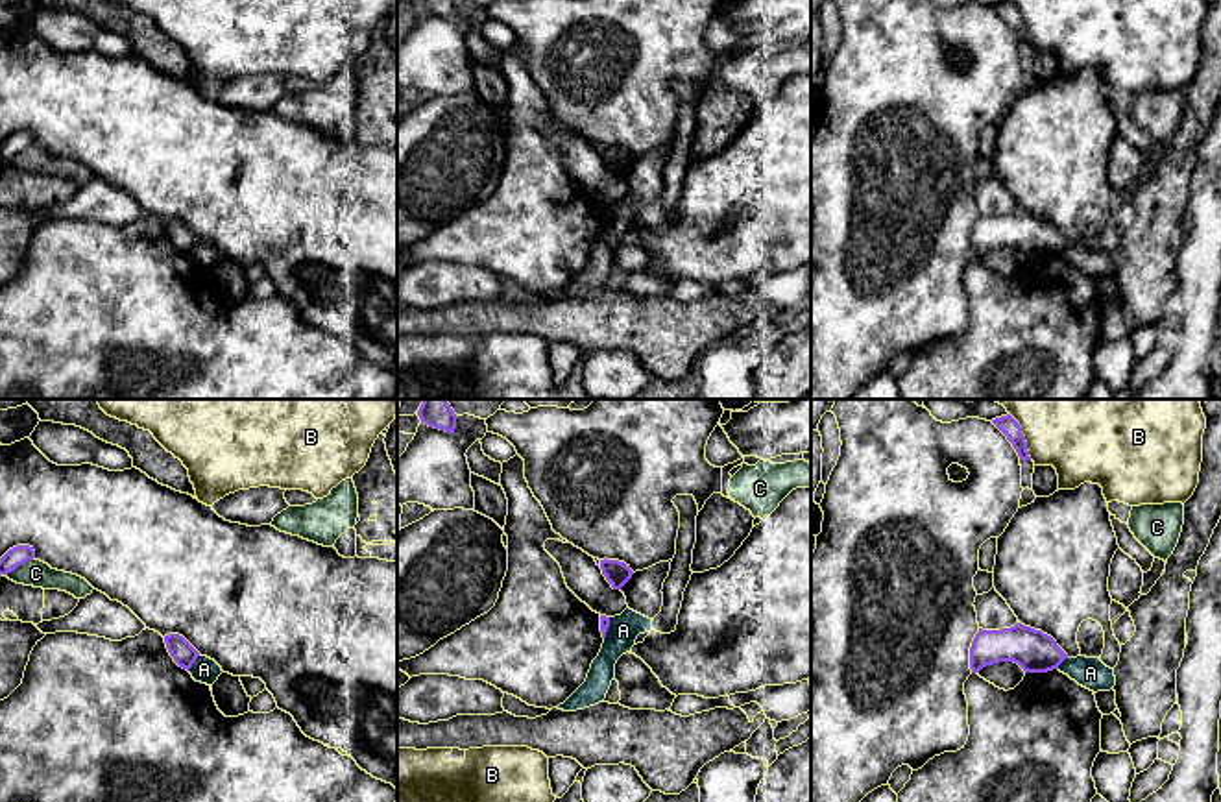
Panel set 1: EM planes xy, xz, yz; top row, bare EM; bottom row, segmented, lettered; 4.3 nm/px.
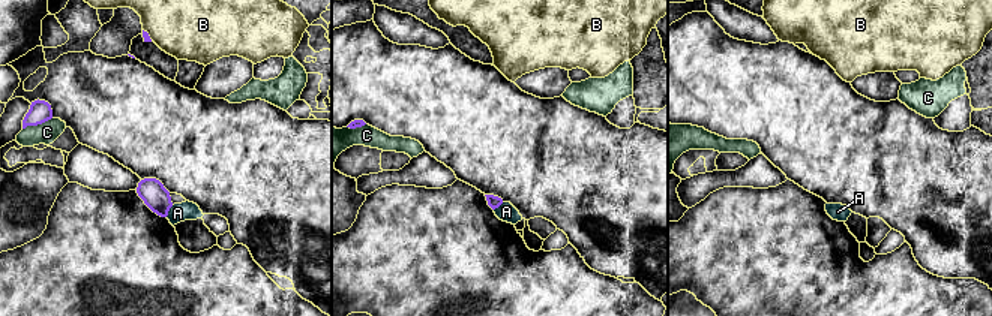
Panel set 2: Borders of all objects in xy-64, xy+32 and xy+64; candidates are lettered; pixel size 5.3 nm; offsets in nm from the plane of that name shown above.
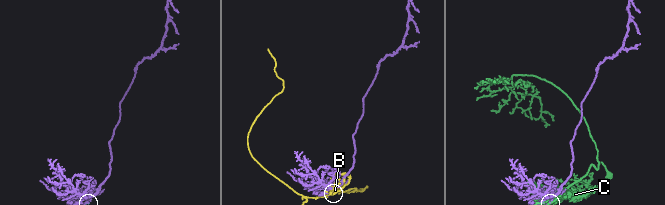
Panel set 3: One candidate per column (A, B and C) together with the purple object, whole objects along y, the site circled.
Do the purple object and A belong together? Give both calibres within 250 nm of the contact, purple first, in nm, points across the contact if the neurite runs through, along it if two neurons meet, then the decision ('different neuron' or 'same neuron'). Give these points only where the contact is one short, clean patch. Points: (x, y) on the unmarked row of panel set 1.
100/110 nm | along xy (200, 241), (187, 255) | different neuron

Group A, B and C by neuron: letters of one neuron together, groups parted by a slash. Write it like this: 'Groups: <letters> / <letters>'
Groups: A / B / C

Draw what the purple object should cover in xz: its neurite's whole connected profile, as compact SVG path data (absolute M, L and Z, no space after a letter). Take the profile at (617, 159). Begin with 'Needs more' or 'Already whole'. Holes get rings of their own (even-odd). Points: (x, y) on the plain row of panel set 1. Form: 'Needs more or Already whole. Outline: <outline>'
Already whole. Outline: M600 146L600 155L613 176L621 176L634 161L630 152L619 146Z

